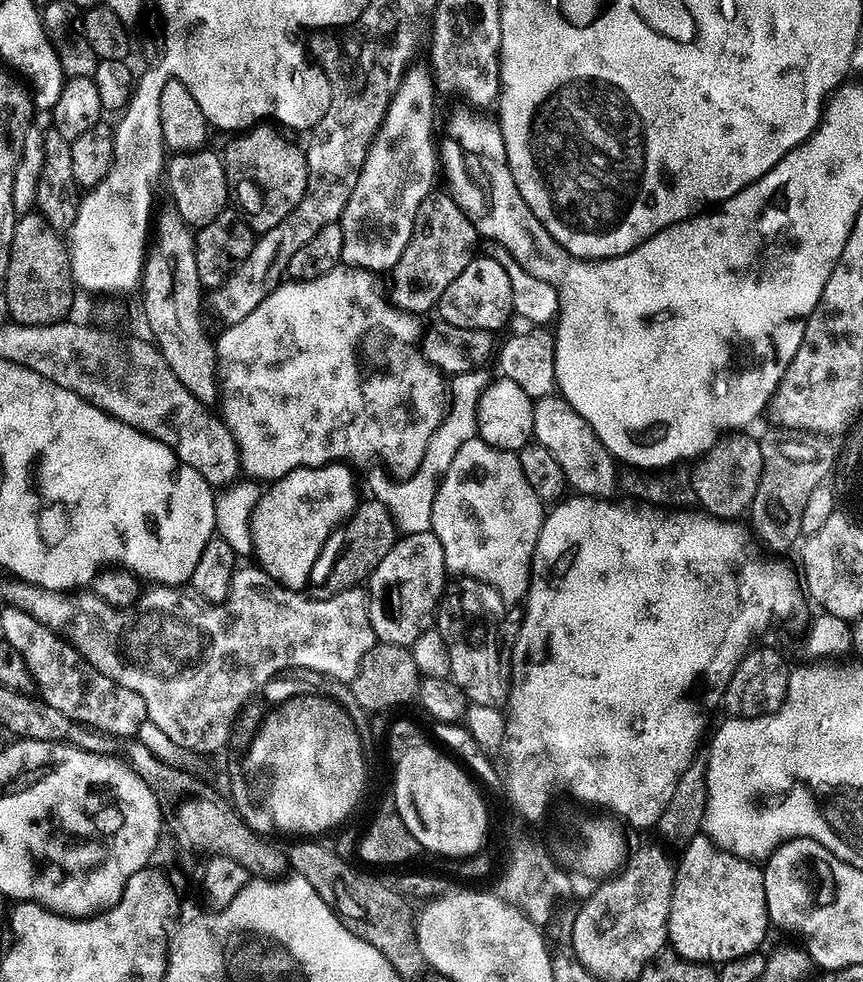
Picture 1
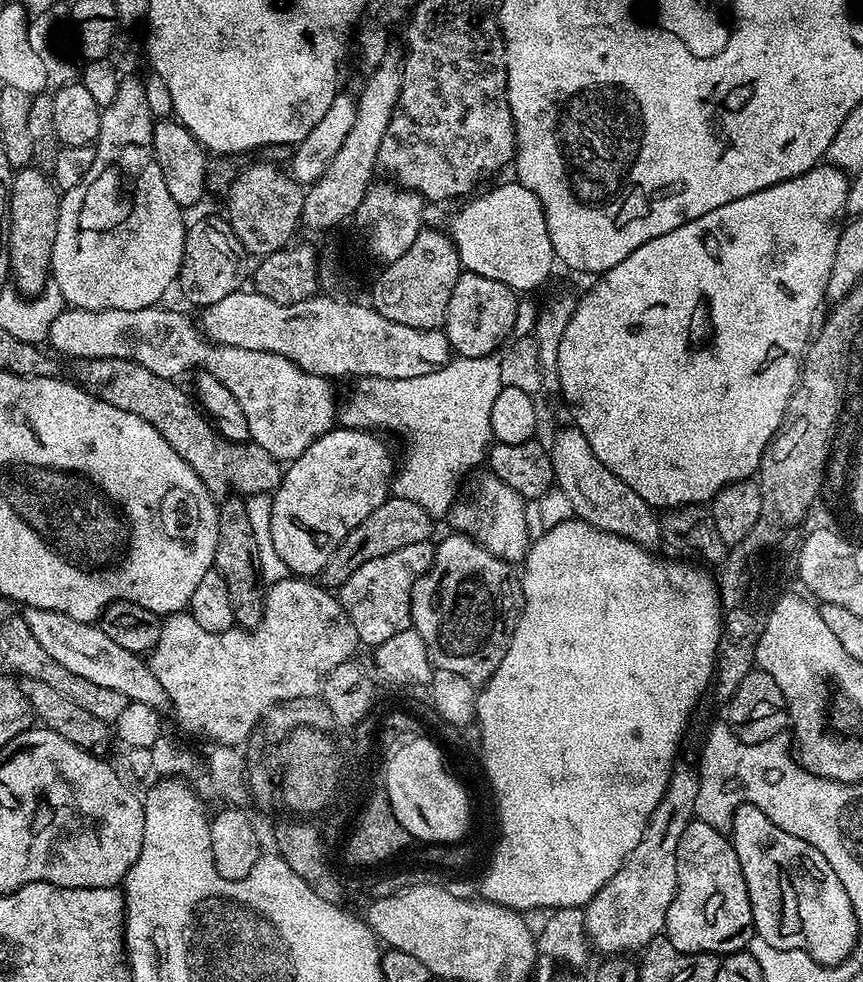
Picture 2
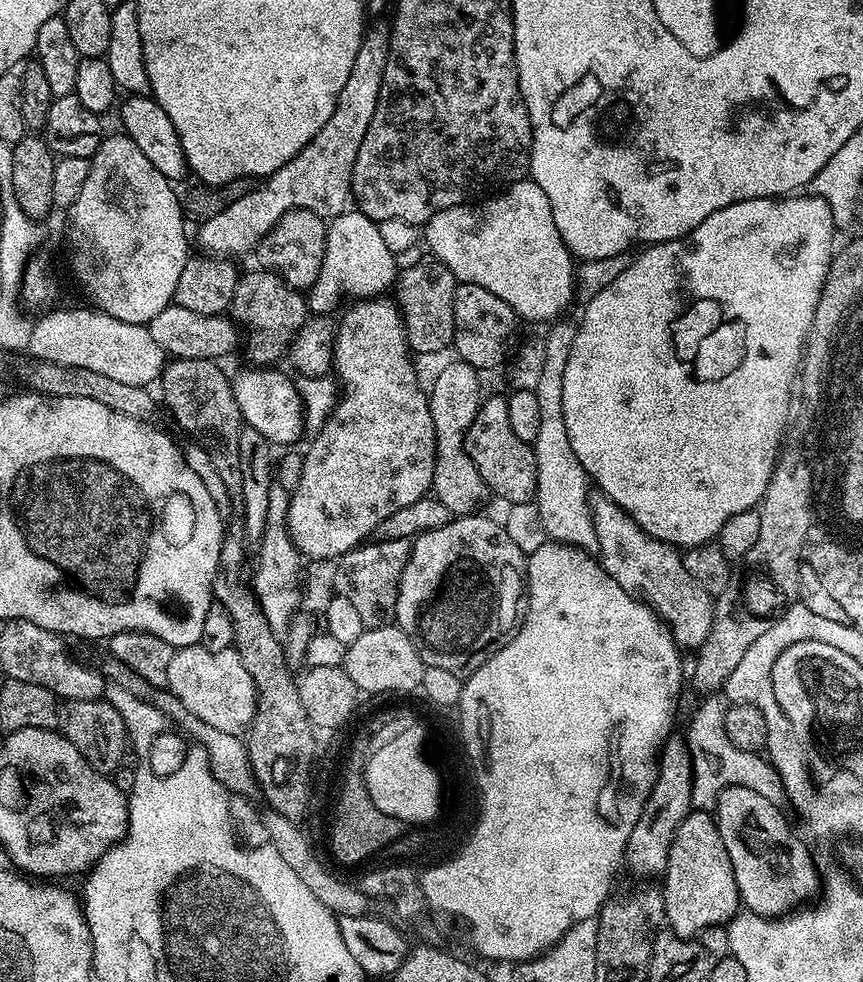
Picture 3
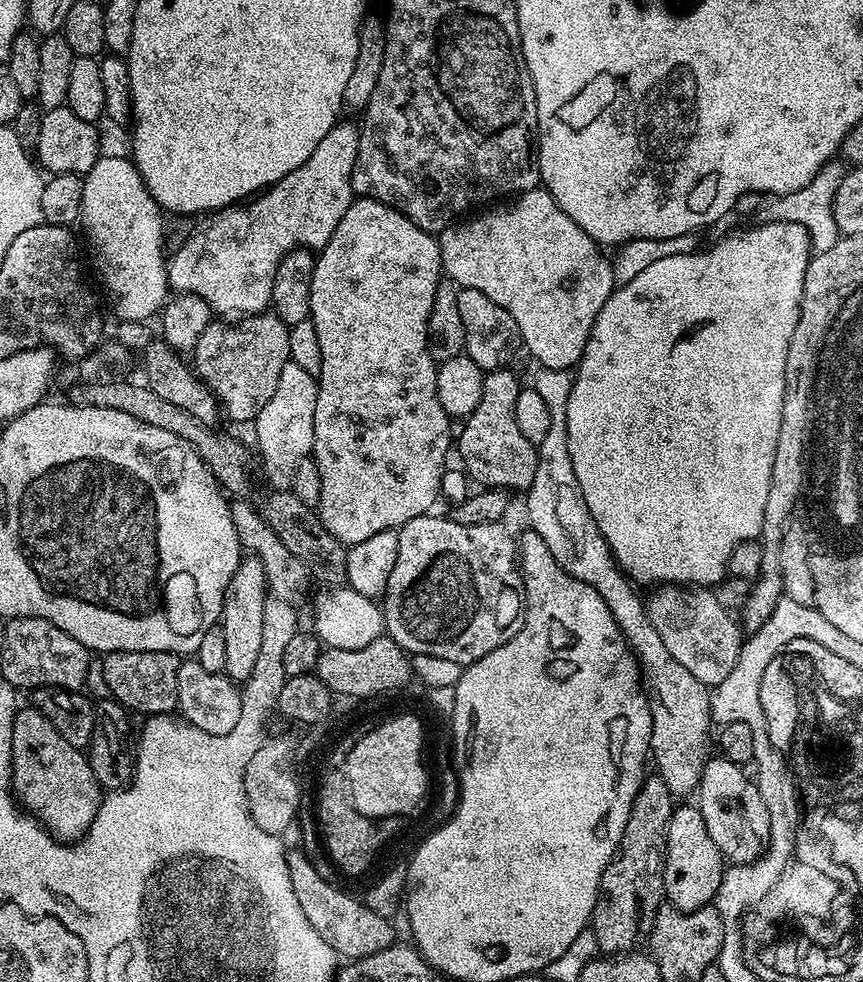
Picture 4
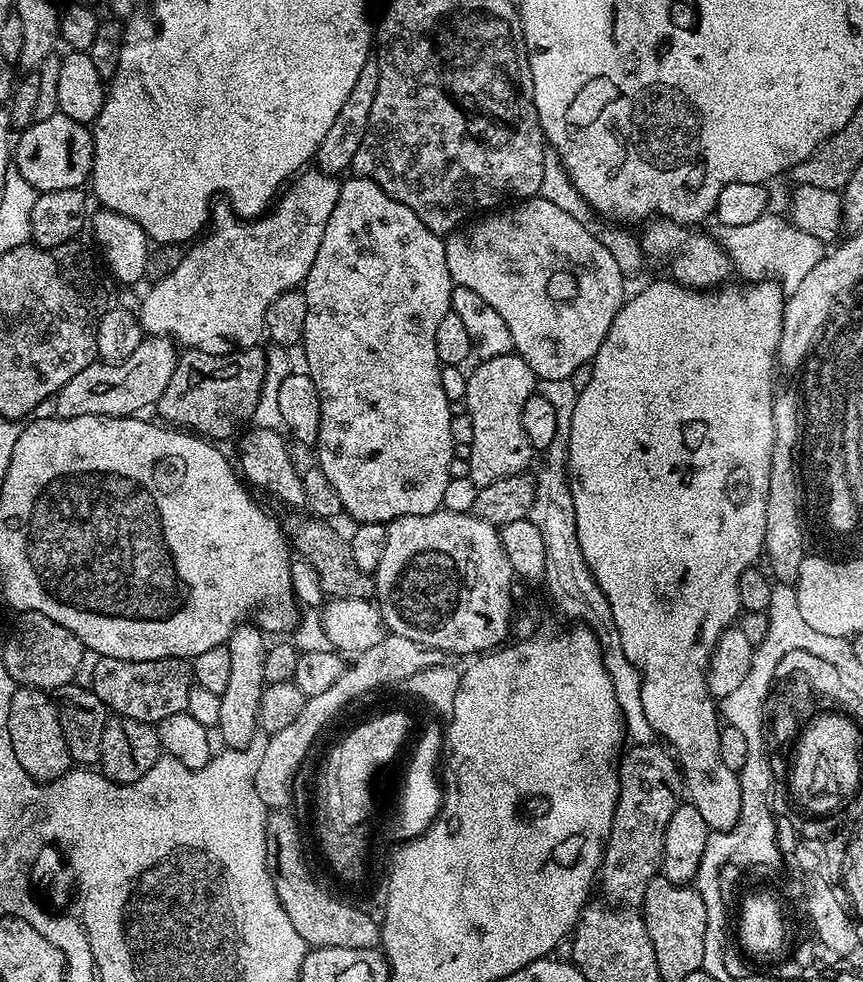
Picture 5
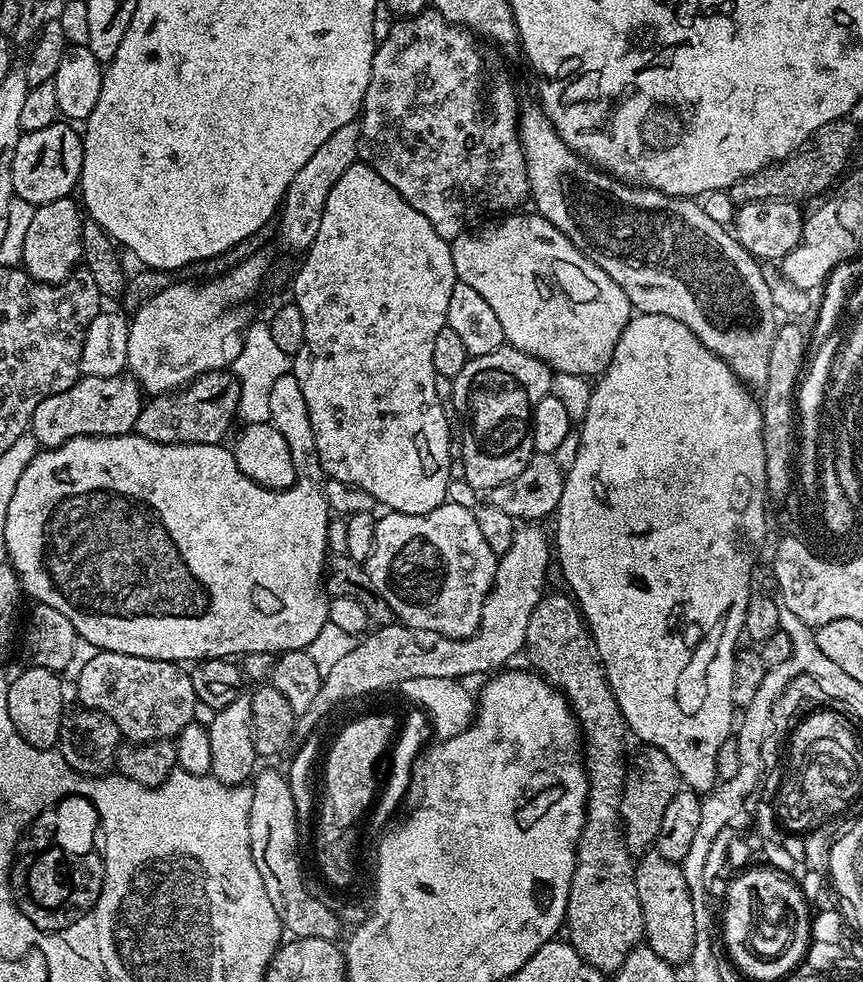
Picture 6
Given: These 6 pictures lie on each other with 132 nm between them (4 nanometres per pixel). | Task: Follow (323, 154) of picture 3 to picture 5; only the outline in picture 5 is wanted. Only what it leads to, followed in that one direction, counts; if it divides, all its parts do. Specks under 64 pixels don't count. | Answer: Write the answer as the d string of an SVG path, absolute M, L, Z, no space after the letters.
M319 170L308 171L301 171L263 216L241 218L235 212L225 210L217 218L216 225L214 220L212 233L210 228L207 235L197 239L185 251L177 268L170 270L166 278L155 281L148 293L143 293L138 315L141 329L148 336L171 336L185 349L212 350L217 347L215 344L228 344L224 346L237 349L257 347L261 343L260 336L262 340L265 335L264 319L266 310L270 310L270 302L283 292L291 292L303 285L306 274L310 274L310 266L314 266L322 234L326 234L326 222L330 222L330 214L334 206L338 206L341 181L335 175Z

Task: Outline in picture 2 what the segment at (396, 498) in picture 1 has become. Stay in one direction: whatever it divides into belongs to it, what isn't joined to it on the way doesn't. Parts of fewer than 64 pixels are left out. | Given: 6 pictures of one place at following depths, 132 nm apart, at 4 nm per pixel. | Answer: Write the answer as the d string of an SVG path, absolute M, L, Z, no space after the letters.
M496 354L482 358L456 356L441 368L418 378L395 380L362 376L339 401L338 416L343 427L365 430L397 428L398 431L404 432L404 461L401 464L399 461L398 471L392 477L391 495L406 498L409 502L422 506L422 510L426 510L426 514L430 514L433 521L440 522L443 516L445 519L451 513L458 495L456 483L460 479L463 481L469 473L476 470L471 468L485 463L488 449L493 443L490 410L494 407L494 398L498 398L500 389L504 387L500 359Z

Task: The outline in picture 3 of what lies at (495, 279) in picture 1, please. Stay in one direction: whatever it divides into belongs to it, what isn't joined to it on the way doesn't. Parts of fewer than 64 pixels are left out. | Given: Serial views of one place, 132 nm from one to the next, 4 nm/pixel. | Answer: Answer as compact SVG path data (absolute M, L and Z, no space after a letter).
M457 283L454 294L454 322L454 352L457 352L455 355L477 370L496 368L504 359L503 364L513 355L514 345L517 343L518 317L514 309L506 306L502 298L498 298L498 294L490 294L490 290L485 290L477 284Z

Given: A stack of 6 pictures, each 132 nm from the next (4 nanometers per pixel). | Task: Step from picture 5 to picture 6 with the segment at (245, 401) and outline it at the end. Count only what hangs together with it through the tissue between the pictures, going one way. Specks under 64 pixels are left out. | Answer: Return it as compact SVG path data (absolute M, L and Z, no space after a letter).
M231 371L207 372L175 392L151 397L140 409L135 435L163 444L219 445L232 419L237 419L239 398L240 383Z

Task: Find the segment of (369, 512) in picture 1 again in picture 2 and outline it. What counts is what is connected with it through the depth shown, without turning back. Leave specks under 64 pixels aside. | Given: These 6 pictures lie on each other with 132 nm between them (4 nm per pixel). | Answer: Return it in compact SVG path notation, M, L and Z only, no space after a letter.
M389 495L388 500L382 502L378 510L374 510L374 514L370 514L360 525L354 526L354 530L350 530L346 538L342 538L342 546L338 546L334 554L330 554L330 562L326 562L326 566L320 571L319 583L329 590L339 590L346 578L350 578L350 574L354 574L354 570L358 570L358 566L363 566L365 562L382 558L382 554L394 554L394 550L402 550L402 546L414 546L414 542L431 541L432 527L433 518L426 514L426 510L422 510L422 506L409 502L406 498Z

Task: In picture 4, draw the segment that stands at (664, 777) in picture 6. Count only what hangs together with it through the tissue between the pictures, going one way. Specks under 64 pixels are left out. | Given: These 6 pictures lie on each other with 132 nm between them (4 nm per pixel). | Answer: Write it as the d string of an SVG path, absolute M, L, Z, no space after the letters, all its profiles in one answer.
M649 775L634 798L630 818L626 818L626 830L622 830L612 861L600 879L590 929L601 953L631 952L652 930L656 912L665 899L664 843L673 807L674 797L666 782L659 775Z

